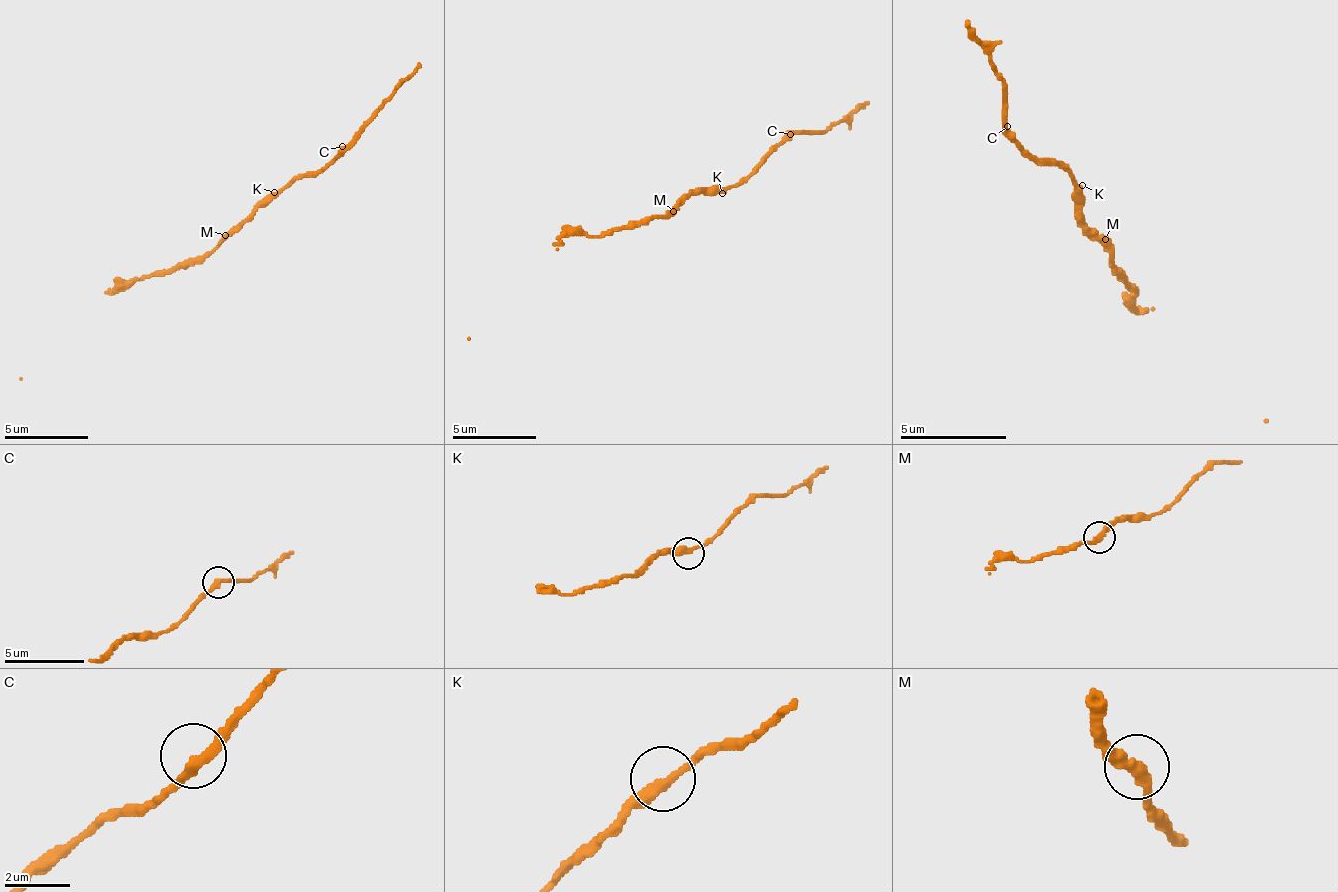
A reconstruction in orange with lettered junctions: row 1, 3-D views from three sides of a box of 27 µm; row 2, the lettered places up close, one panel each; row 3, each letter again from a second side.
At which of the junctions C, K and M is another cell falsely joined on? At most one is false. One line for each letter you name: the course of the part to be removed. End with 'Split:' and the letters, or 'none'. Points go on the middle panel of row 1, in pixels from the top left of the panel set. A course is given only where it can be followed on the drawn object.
Split: none

